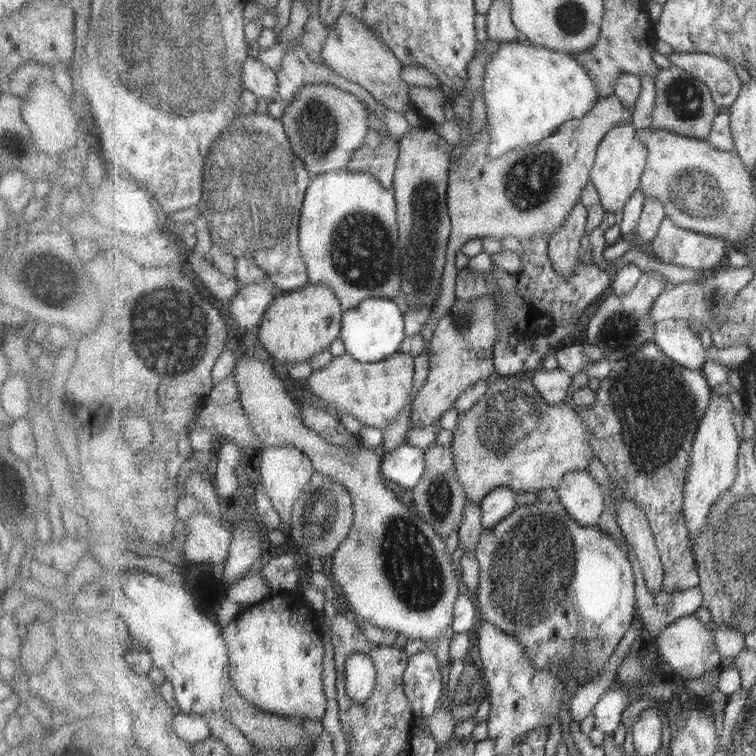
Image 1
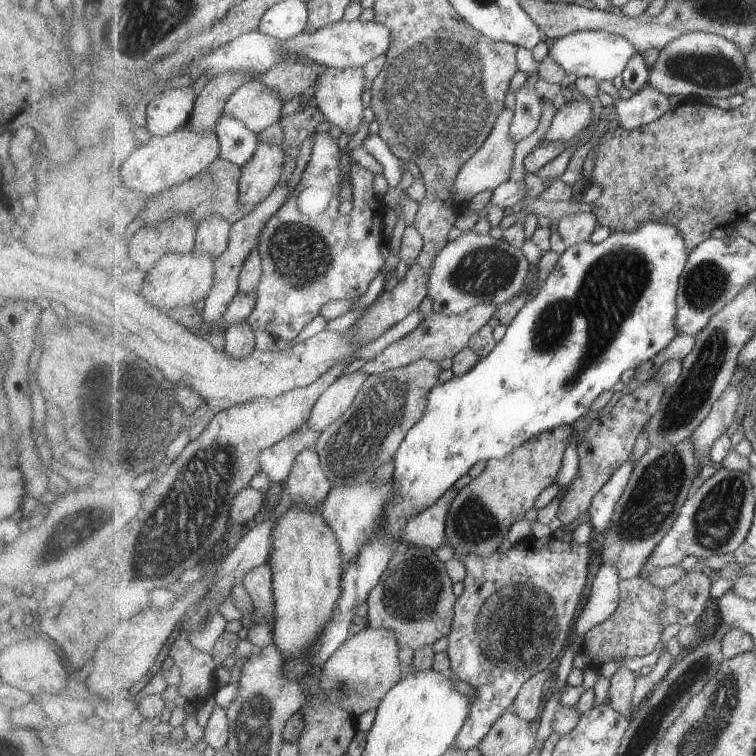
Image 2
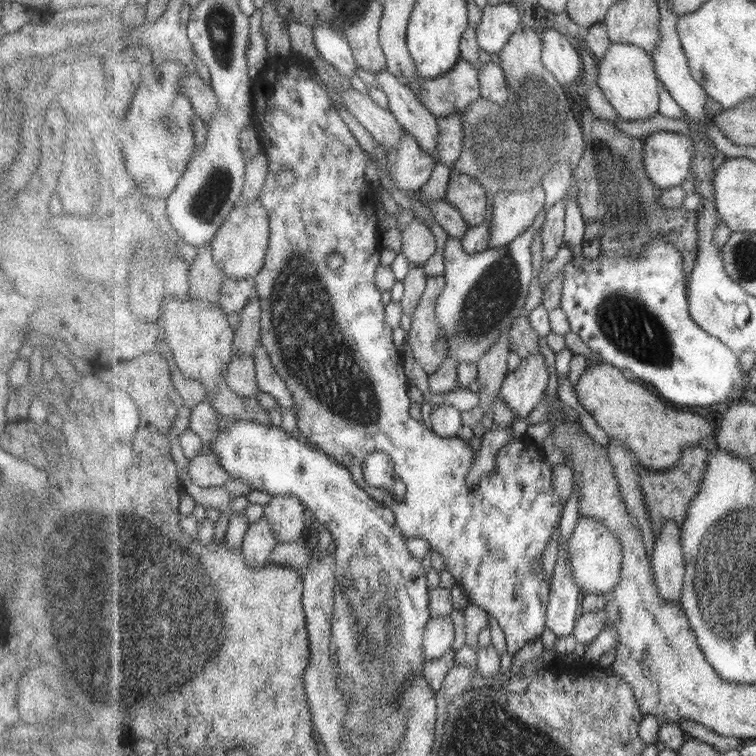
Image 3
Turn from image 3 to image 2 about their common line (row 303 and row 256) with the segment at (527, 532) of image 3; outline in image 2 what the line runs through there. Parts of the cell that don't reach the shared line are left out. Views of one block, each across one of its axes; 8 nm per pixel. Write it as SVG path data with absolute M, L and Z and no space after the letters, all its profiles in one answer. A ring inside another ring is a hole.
M327 133L313 136L312 156L302 173L300 182L293 188L284 206L269 220L262 231L258 252L264 263L264 274L256 293L256 308L246 321L254 332L266 332L274 338L289 342L295 340L307 324L321 314L321 308L331 300L353 300L369 290L379 273L386 271L386 259L381 250L387 246L388 238L383 233L385 208L373 188L373 173L353 161L347 172L352 185L354 208L349 215L339 212L343 172L341 172L341 150L336 139Z

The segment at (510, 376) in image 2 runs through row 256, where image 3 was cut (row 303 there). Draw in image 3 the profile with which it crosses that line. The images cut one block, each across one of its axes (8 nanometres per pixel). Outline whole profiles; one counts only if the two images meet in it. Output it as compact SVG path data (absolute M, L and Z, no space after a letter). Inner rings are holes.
M655 239L650 242L646 249L640 254L640 257L627 257L625 255L619 256L605 256L599 255L598 257L589 260L589 258L572 259L565 265L565 280L563 280L563 298L561 298L560 306L563 312L567 314L567 319L571 325L571 331L575 333L583 341L586 346L595 353L602 356L605 363L612 364L617 368L630 370L635 376L635 379L649 386L654 387L658 394L667 401L670 401L675 406L711 406L711 404L725 404L729 403L728 399L733 394L735 386L743 386L743 390L751 389L749 386L749 379L747 378L747 371L743 371L739 365L739 358L737 353L731 351L725 343L709 335L701 328L693 319L691 319L690 301L688 298L688 286L686 277L686 262L682 252L667 239Z

